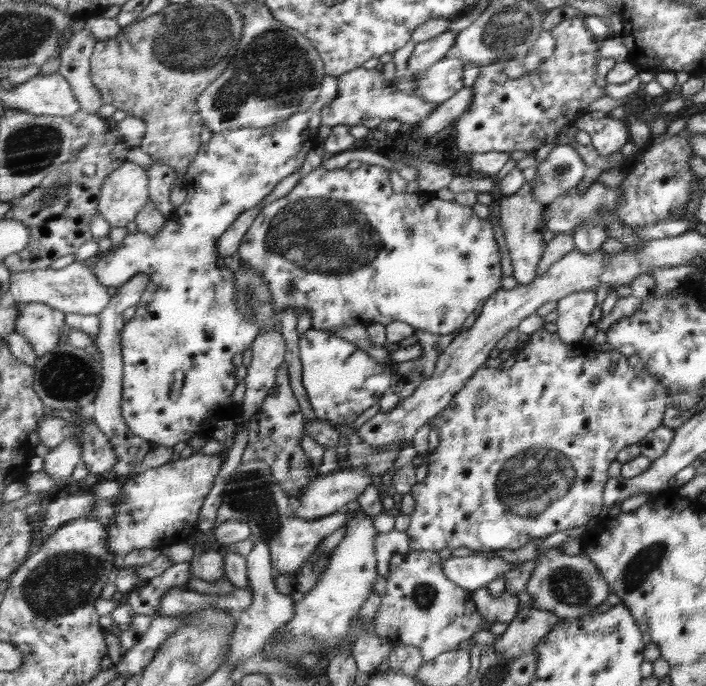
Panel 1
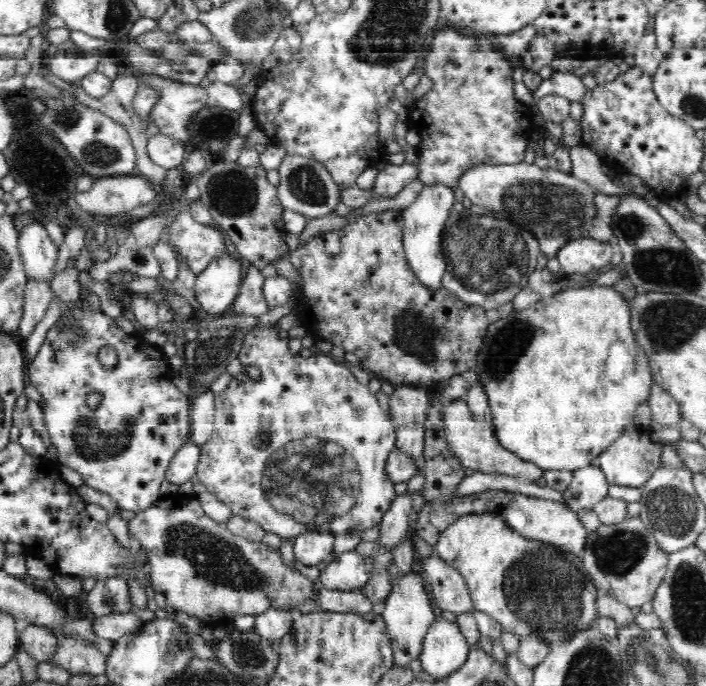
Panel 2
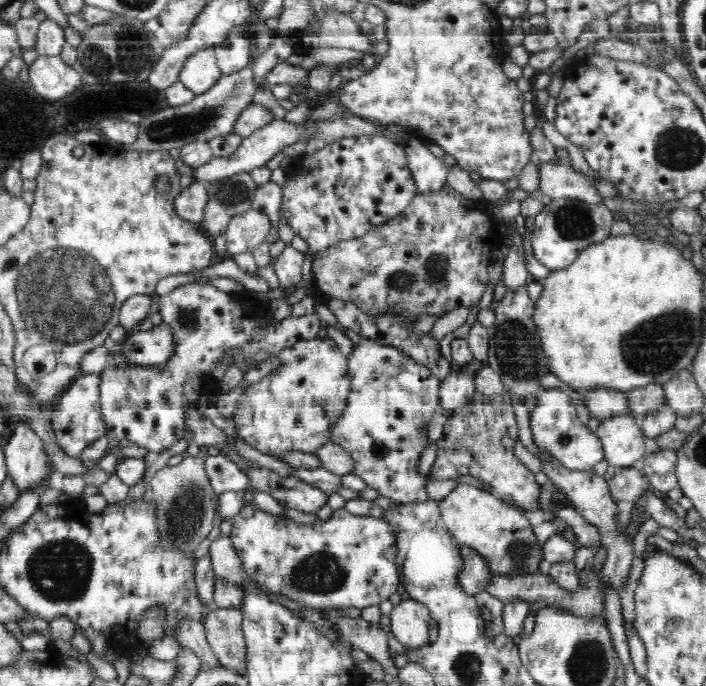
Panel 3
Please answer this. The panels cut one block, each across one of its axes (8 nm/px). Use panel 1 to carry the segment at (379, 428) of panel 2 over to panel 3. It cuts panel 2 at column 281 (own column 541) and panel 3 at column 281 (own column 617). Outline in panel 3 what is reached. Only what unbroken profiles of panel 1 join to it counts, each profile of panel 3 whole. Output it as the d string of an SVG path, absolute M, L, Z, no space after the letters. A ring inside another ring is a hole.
M314 338L298 342L294 347L280 352L281 367L272 370L260 381L245 388L239 396L233 419L238 428L238 436L260 450L262 454L278 458L280 454L305 453L314 455L322 446L330 443L330 428L344 415L350 394L350 375L346 356L330 338Z

